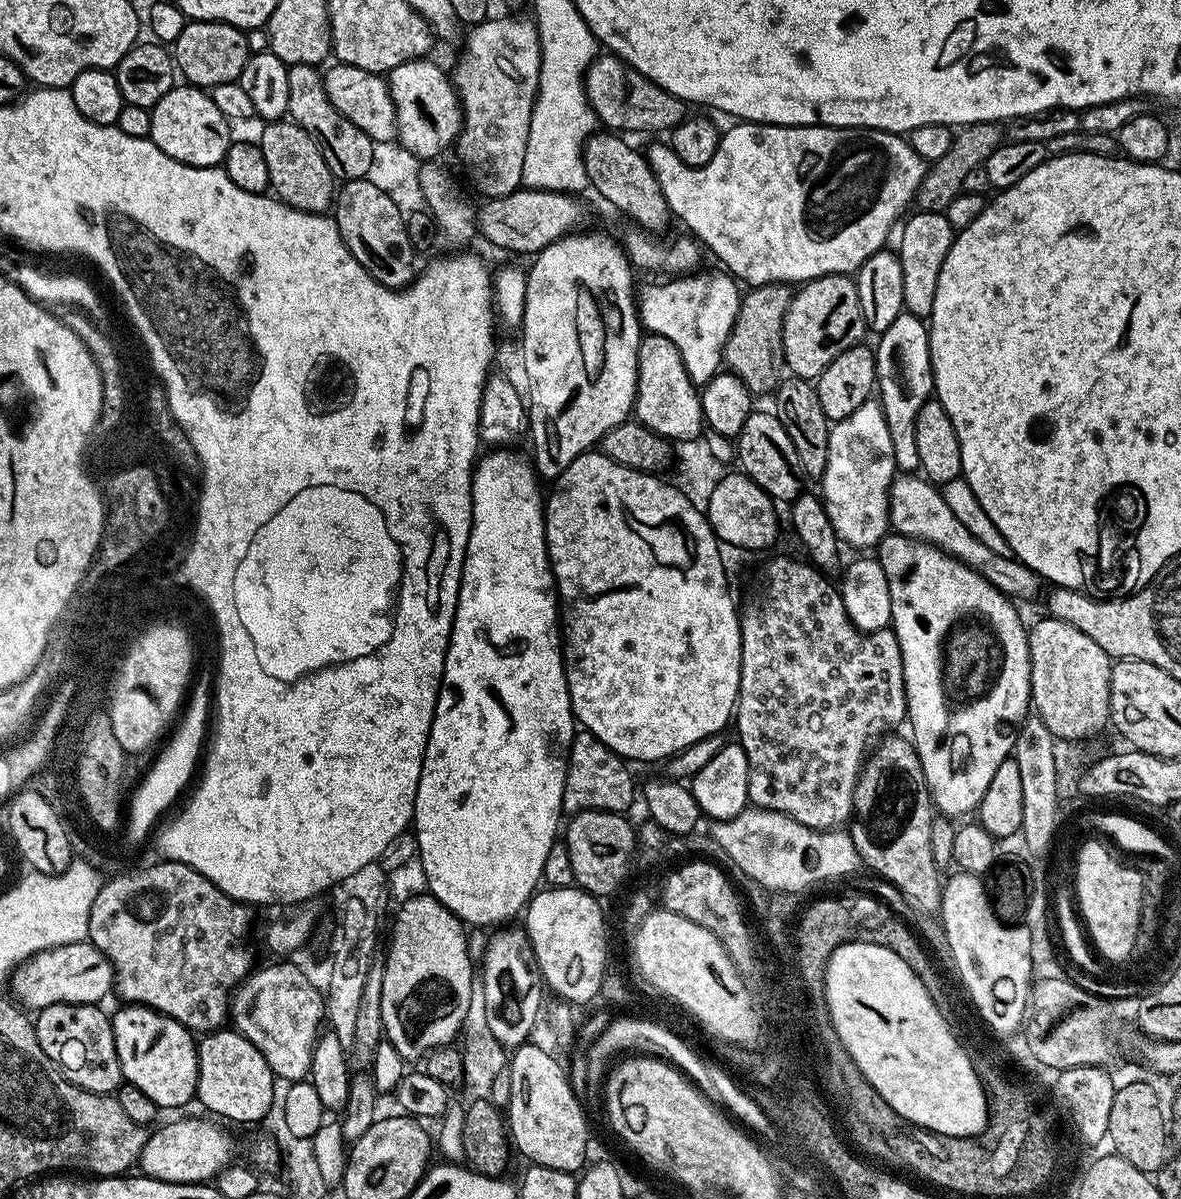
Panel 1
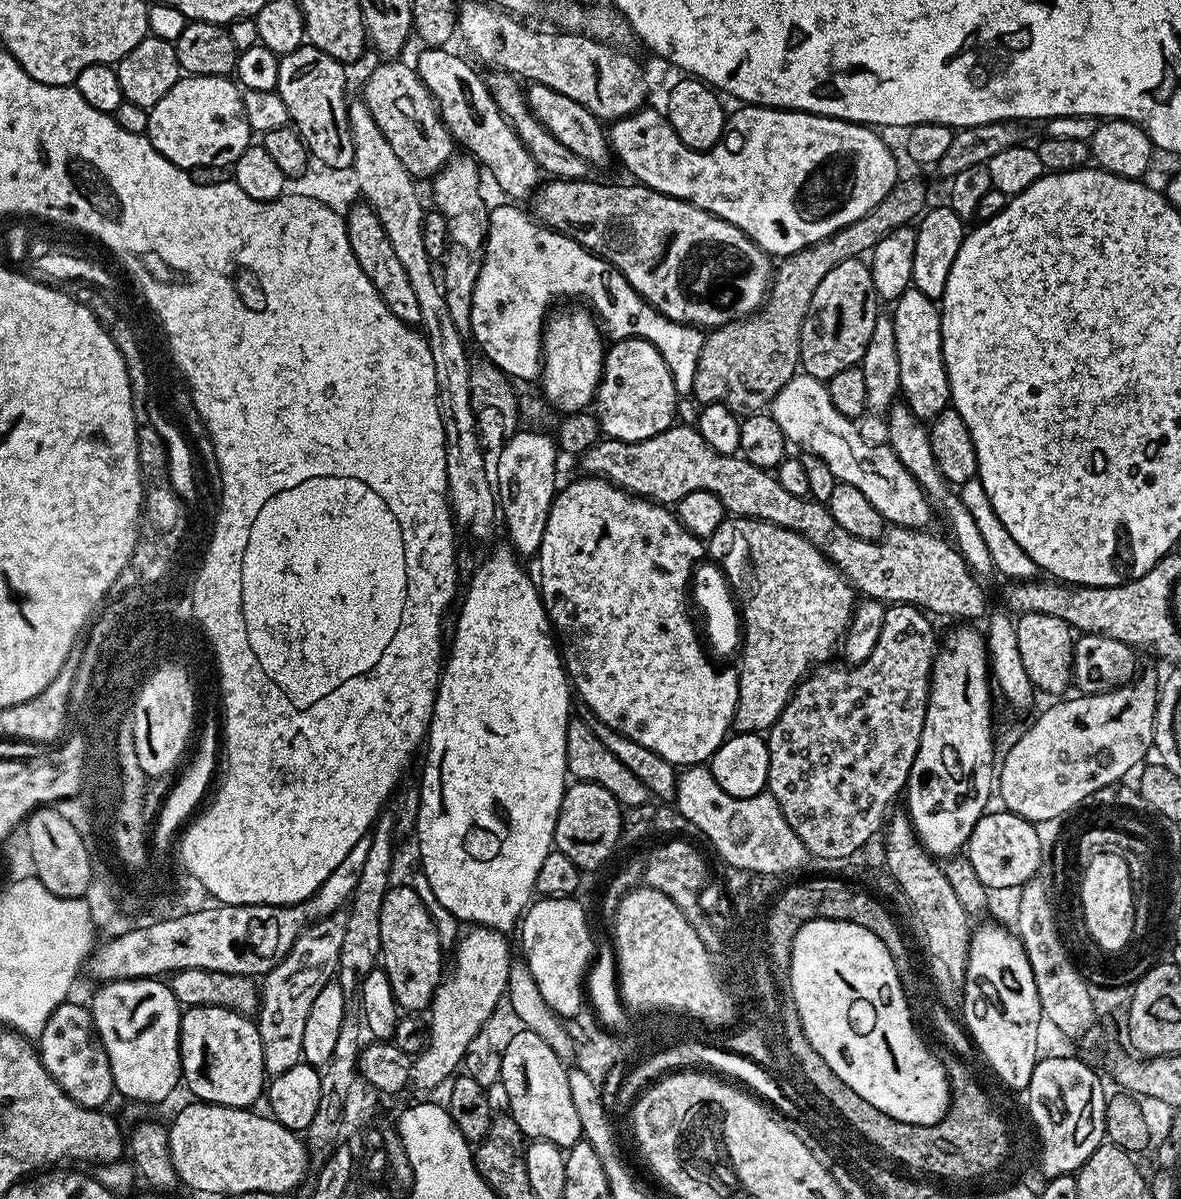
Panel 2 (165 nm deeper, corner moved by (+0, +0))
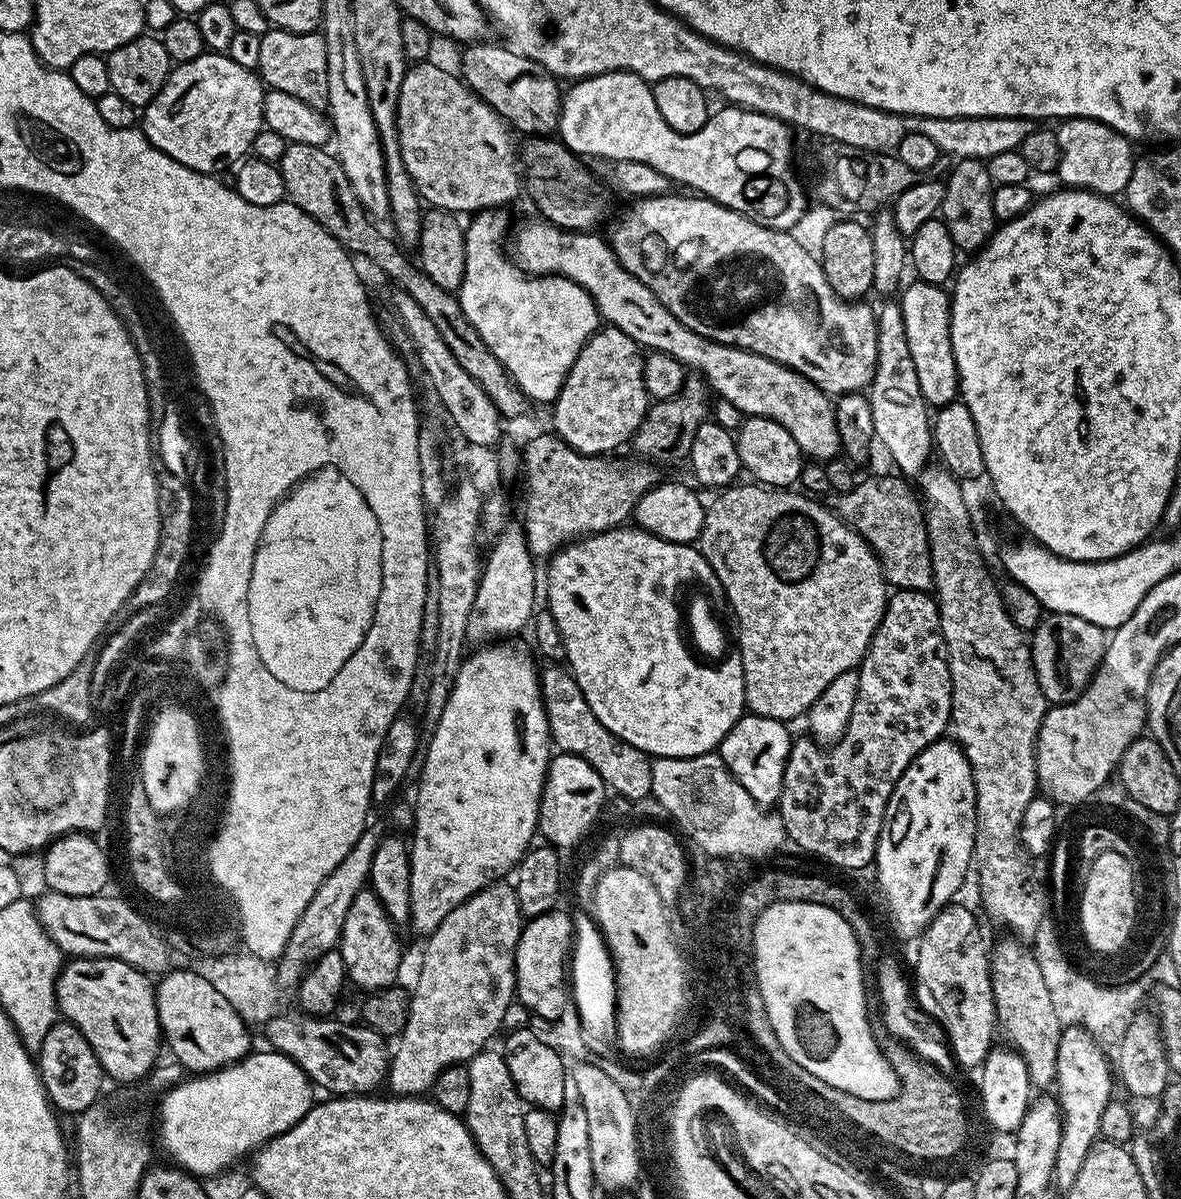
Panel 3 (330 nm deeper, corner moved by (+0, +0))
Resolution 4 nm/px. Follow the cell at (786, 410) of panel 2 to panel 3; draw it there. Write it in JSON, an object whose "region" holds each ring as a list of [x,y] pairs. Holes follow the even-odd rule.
{"region":[[[539,222],[540,224],[528,224],[516,236],[516,256],[514,260],[525,272],[534,276],[565,276],[567,280],[573,280],[578,286],[582,286],[590,294],[590,298],[596,303],[596,309],[601,317],[611,327],[622,330],[636,341],[637,344],[652,352],[664,352],[673,356],[689,369],[697,368],[707,387],[711,389],[719,399],[738,406],[738,410],[745,417],[768,416],[774,422],[778,422],[791,436],[794,442],[798,442],[801,453],[805,457],[815,458],[820,462],[827,462],[841,455],[840,435],[836,425],[836,409],[827,392],[823,392],[817,384],[811,384],[802,374],[798,374],[792,368],[784,364],[774,362],[765,356],[759,356],[753,352],[747,352],[744,348],[729,348],[726,344],[717,344],[714,340],[707,340],[705,336],[694,334],[666,306],[654,298],[654,294],[638,278],[631,276],[618,262],[618,258],[612,253],[607,239],[599,240],[596,236],[588,236],[584,230],[565,230],[556,224]]]}

